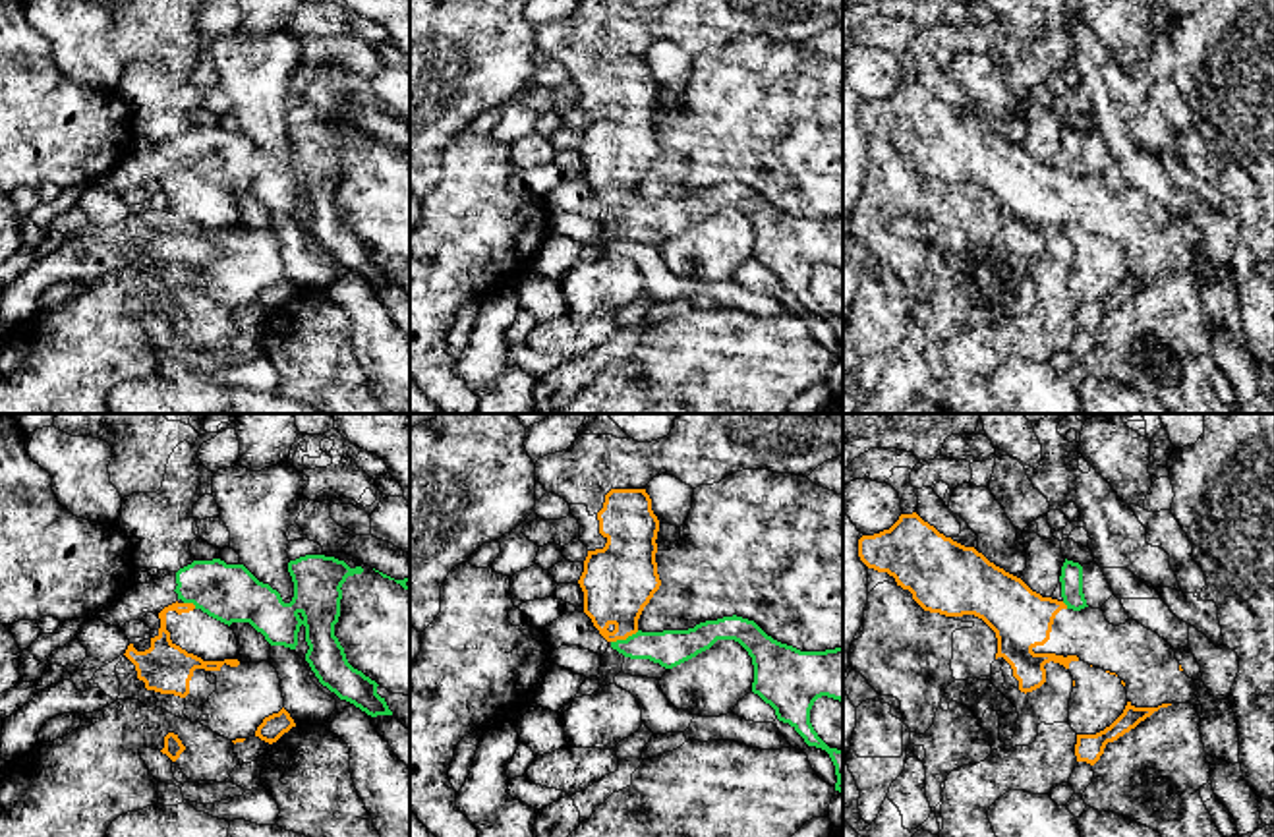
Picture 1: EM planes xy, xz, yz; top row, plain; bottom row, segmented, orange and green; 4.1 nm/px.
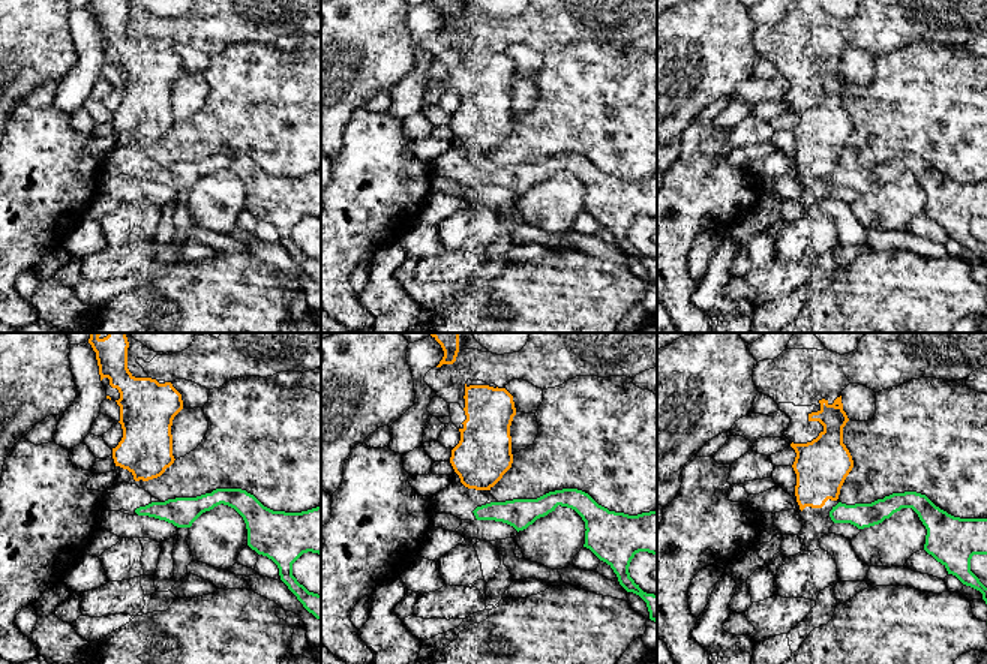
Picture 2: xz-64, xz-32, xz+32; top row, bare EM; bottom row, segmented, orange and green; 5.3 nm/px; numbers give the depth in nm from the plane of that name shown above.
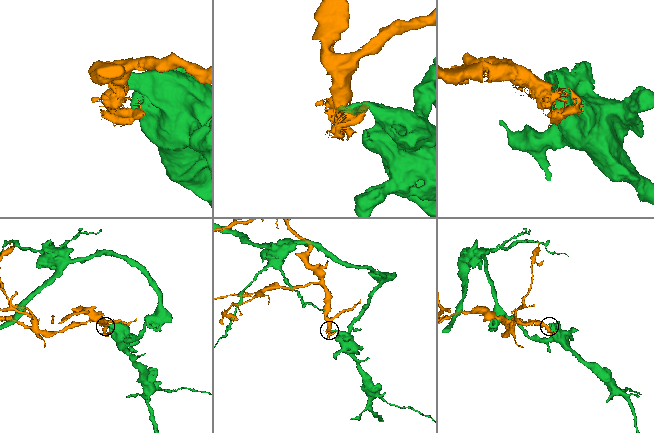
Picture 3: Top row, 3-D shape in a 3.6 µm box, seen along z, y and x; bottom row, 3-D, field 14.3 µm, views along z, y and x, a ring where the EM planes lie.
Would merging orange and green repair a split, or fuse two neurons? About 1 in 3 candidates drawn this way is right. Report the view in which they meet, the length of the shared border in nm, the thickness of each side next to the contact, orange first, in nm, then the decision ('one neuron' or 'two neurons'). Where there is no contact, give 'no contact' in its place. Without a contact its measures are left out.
contact in xz; length 130 nm; calibres 300 and 160 nm; two neurons

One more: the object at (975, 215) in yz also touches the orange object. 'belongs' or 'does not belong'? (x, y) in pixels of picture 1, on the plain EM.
does not belong

